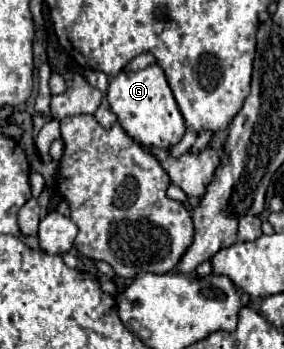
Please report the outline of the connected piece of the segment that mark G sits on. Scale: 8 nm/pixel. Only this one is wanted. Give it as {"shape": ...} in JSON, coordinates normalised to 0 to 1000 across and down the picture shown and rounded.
{"shape":[[[528,186],[493,203],[430,203],[387,226],[373,284],[387,295],[394,324],[408,324],[415,352],[430,370],[465,393],[486,398],[507,421],[556,421],[599,427],[613,421],[655,375],[655,347],[627,318],[627,295],[599,261],[592,226],[556,186]]]}

